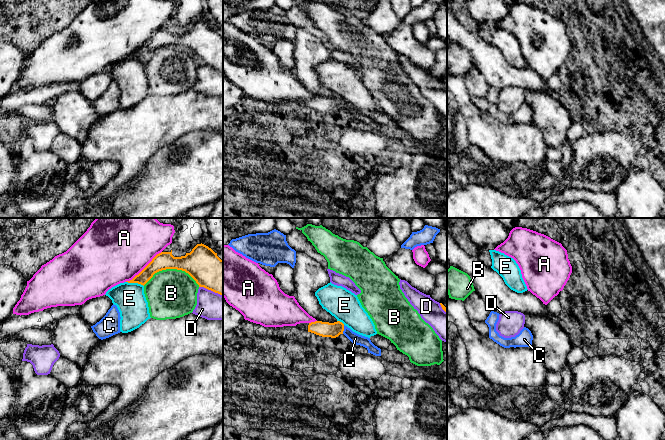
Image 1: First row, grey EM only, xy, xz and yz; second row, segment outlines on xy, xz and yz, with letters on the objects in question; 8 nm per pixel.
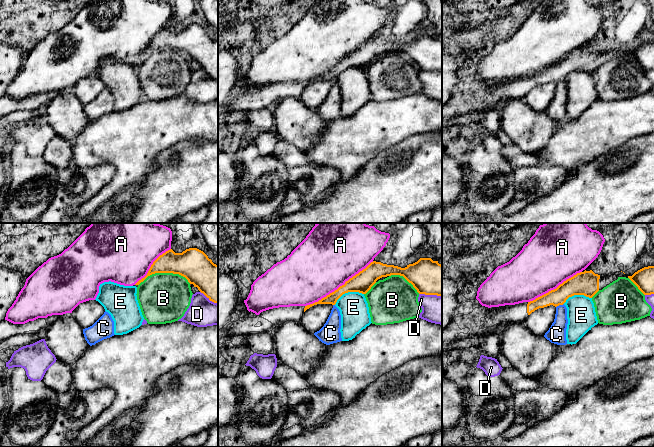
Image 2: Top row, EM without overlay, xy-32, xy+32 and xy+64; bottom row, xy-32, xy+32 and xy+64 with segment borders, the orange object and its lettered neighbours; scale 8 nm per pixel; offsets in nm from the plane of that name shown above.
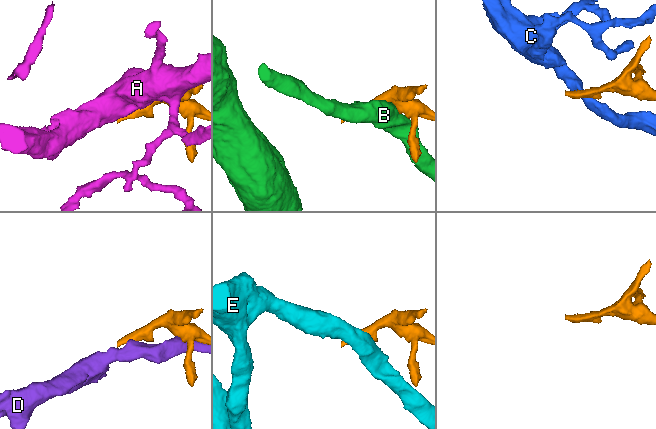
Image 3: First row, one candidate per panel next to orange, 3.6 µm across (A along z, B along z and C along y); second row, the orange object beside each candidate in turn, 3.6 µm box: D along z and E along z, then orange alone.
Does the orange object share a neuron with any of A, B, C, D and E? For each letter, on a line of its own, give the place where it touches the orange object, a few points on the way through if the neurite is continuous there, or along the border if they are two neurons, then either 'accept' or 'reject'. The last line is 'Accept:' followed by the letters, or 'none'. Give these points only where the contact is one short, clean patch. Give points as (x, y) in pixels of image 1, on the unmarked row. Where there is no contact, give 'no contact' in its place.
A: xy (144, 44) | reject
B: xy (172, 44) | reject
C: xz (343, 105) | along xz (344, 101), (342, 109) | reject
D: xy (211, 66) | reject
E: xy (135, 58) | along xy (126, 57), (140, 59), (143, 62) | reject
Accept: none

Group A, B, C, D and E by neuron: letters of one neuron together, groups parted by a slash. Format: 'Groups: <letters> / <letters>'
Groups: A / B / C / D / E

